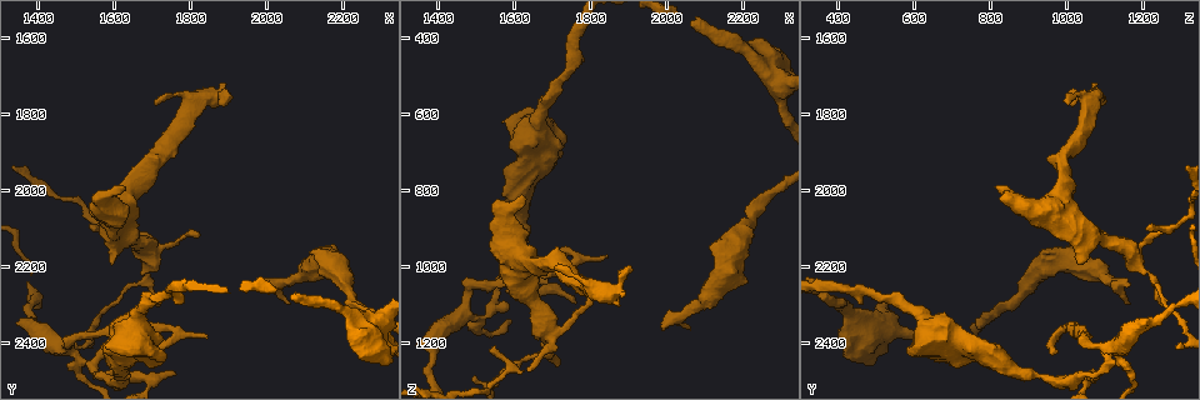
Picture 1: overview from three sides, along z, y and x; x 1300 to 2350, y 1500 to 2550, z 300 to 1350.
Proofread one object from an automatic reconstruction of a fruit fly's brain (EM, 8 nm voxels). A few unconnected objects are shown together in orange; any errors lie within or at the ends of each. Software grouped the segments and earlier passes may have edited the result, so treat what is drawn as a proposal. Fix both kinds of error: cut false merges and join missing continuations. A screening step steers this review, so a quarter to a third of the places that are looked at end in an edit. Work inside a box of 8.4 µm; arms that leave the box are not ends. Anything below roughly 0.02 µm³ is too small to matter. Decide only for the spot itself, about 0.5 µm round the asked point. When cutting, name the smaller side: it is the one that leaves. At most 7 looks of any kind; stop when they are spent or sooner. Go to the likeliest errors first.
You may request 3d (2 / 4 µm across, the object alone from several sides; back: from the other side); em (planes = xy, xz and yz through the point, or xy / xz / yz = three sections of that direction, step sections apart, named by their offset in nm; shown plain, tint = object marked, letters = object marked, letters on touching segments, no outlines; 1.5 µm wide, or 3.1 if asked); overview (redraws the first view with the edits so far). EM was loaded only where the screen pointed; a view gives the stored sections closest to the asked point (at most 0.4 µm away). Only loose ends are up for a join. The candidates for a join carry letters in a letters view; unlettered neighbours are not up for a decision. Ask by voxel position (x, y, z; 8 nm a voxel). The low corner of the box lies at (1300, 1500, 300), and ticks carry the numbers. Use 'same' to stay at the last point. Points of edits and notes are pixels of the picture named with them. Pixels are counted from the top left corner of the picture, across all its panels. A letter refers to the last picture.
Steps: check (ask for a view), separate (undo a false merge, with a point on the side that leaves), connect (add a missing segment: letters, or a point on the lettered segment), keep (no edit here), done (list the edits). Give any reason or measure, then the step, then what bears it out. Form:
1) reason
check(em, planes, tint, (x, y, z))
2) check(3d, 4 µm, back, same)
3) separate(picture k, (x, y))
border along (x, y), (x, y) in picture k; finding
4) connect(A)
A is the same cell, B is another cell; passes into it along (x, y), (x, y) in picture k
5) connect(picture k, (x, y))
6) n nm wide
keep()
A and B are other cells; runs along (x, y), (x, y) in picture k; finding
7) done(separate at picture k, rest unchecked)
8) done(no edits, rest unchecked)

stops while still wide
check(3d, 2 µm, back, (1900, 1755, 1005))

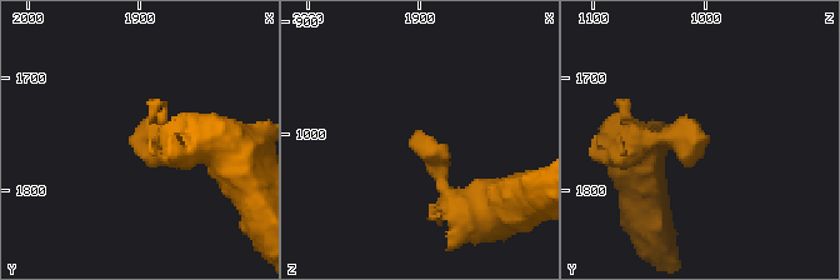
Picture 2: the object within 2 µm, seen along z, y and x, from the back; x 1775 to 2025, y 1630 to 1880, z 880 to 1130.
shape alone is not enough
check(em, xy, step 8, letters, (1904, 1748, 998))

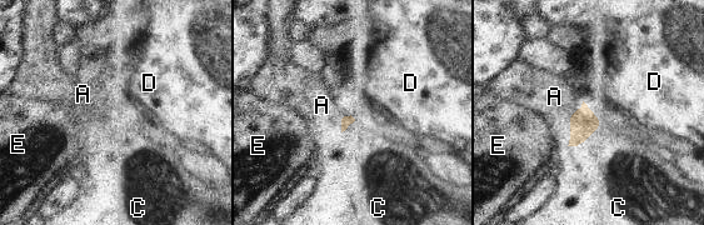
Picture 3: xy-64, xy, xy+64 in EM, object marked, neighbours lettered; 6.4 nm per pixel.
cut it another way
check(em, planes, letters, same)

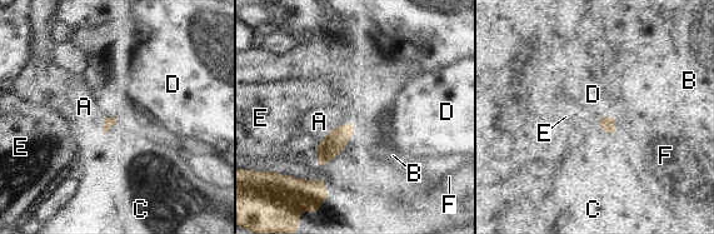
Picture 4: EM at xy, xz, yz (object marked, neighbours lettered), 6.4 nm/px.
keep()
A, B, C, D, E and F are other cells; border along (609, 114), (597, 120) in picture 4; no lettered segment goes on from it

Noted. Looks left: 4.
thick end
check(3d, 4 µm, (1730, 2385, 695))

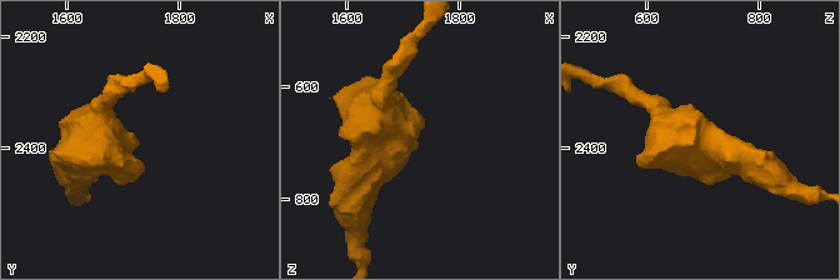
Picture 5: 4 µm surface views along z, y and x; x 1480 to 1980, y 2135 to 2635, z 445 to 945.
check(em, planes, plain, (1730, 2395, 685))

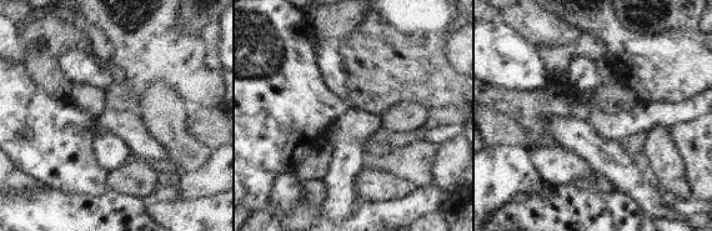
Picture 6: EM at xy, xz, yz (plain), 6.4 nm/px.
what lies round it
check(em, planes, letters, same)

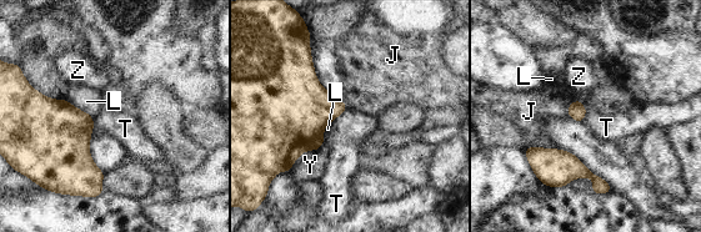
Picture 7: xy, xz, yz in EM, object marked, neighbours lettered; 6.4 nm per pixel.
keep()
J, L, T, Y and Z are other cells; no lettered segment goes on from it

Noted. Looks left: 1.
done(no edits, rest unchecked)

